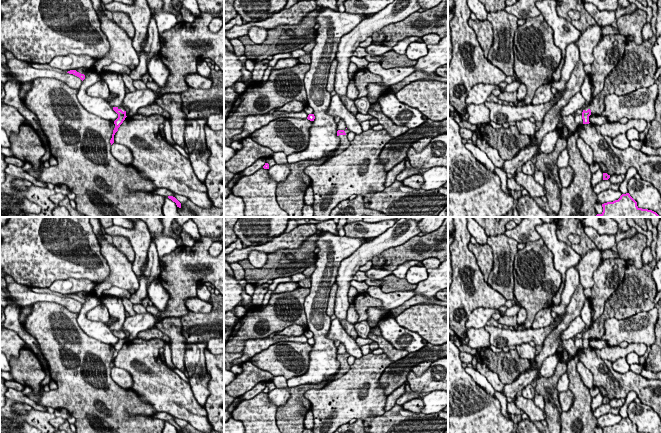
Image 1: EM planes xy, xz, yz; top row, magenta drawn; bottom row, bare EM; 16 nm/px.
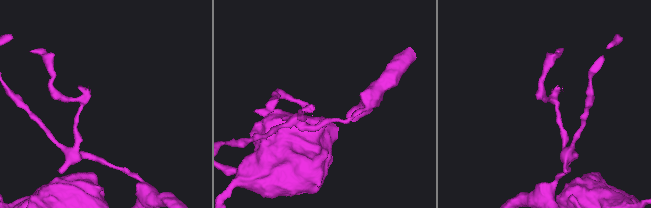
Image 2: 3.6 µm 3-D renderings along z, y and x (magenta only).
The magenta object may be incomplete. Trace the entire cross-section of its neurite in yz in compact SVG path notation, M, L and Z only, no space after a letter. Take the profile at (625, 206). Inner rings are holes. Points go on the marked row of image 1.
M629 193L622 194L618 200L602 204L603 212L596 217L660 217L656 212L642 209Z

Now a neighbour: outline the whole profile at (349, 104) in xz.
M346 95L340 98L349 112L351 112L353 115L358 113L354 100L349 99Z

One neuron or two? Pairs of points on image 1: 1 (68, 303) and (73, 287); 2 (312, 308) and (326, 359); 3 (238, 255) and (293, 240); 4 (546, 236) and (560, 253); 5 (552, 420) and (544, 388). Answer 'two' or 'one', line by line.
1: two
2: one
3: one
4: one
5: one

